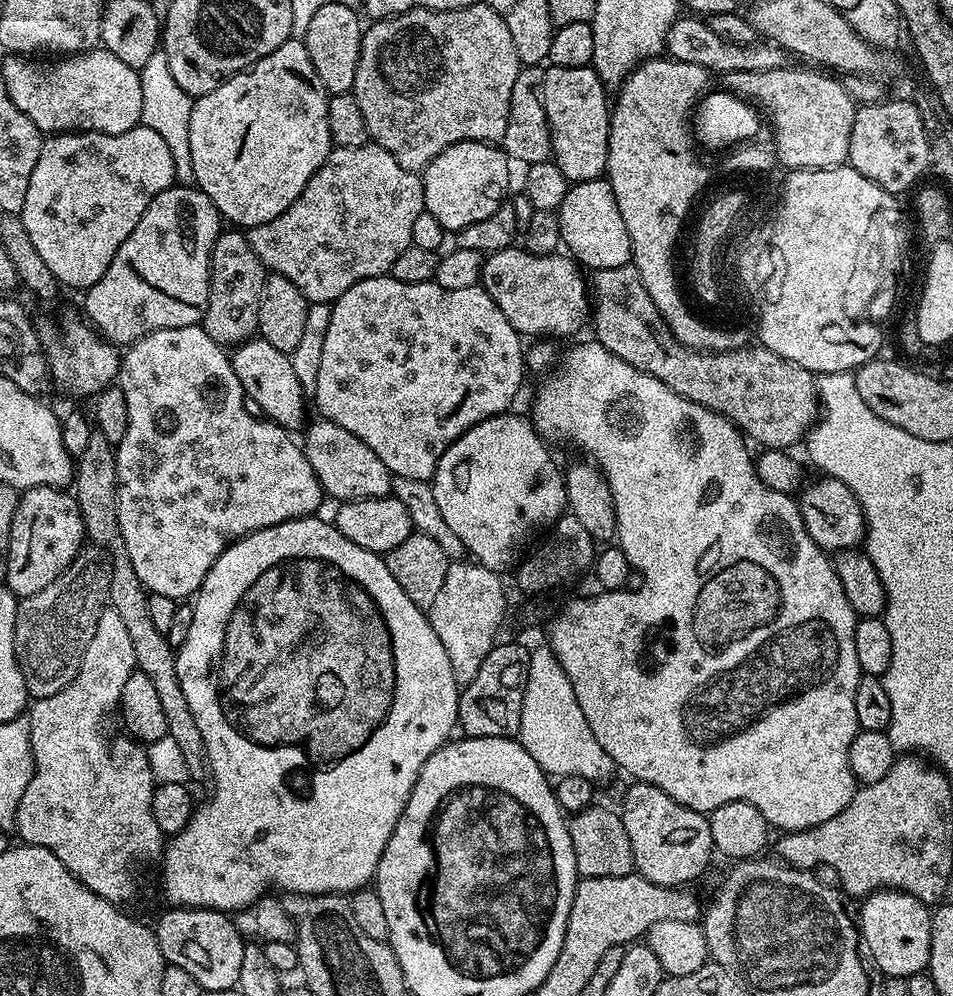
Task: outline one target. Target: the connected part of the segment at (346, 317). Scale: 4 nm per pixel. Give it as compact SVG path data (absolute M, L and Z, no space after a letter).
M389 274L366 278L350 286L350 290L346 290L346 294L332 301L331 306L330 326L326 329L326 343L322 346L322 366L318 366L318 382L314 393L316 404L320 407L319 415L323 419L342 426L342 430L350 430L354 438L362 438L362 442L366 442L366 446L370 446L370 450L374 450L374 454L382 458L382 462L393 477L401 476L431 481L442 454L446 454L450 445L478 422L491 416L507 413L511 409L508 407L515 402L516 395L519 394L520 387L524 384L525 341L520 333L514 330L514 326L506 322L506 314L498 310L494 298L490 298L490 294L486 294L479 286L466 290L448 290L434 282L418 282L417 284L398 282Z

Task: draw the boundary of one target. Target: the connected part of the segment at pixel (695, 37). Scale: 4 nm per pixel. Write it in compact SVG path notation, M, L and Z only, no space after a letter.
M692 14L681 15L670 26L666 52L678 62L694 62L694 66L707 68L709 73L723 74L738 70L778 70L785 67L786 53L778 44L757 42L754 44L735 44L726 38L718 38L707 19L697 18Z

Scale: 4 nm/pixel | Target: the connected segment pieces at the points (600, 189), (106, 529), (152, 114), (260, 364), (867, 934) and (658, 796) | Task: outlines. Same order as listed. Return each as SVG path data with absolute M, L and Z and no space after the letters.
M607 179L573 183L560 204L558 219L563 247L585 269L613 268L631 261L630 234L626 234L626 222L622 222L622 213L618 210L614 190L608 185Z
M92 431L86 450L74 464L74 495L76 505L82 514L84 535L87 543L97 544L112 555L112 568L108 572L107 603L122 618L126 631L130 634L130 643L134 648L137 669L150 678L155 693L158 694L162 714L165 715L167 736L174 738L182 749L182 758L186 758L189 777L205 775L206 749L202 742L202 733L198 730L198 722L194 722L194 714L190 714L190 702L186 702L186 694L182 694L182 686L178 682L176 669L176 652L168 645L168 637L154 626L150 619L149 593L142 586L138 574L134 574L134 566L126 554L124 539L118 526L118 502L116 501L116 453L114 446L102 438L98 431Z
M163 50L152 52L150 58L146 58L146 64L138 71L142 88L140 124L162 137L162 142L166 142L174 158L176 180L181 185L191 185L196 179L194 166L190 162L190 114L194 103L193 97L188 96L178 86L178 82L174 82L174 76L170 74L170 64L166 62Z
M253 338L239 345L231 353L230 359L234 366L234 374L238 374L238 382L242 386L244 395L254 398L258 406L262 406L267 419L280 428L289 430L305 427L304 399L306 399L306 393L302 382L298 382L298 377L294 374L292 357L289 353L274 350L270 342Z
M881 890L873 892L863 901L858 911L858 927L862 937L863 947L867 955L872 955L871 963L884 971L885 977L909 977L925 971L928 967L930 950L930 926L932 912L929 905L921 902L905 892Z
M632 782L629 785L622 817L630 838L635 871L655 884L691 885L688 883L698 879L714 857L708 816L690 810L690 806L682 806L682 802L674 802L670 794L653 784Z

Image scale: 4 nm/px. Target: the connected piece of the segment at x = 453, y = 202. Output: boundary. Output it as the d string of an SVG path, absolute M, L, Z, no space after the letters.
M463 140L452 146L446 146L440 154L428 164L422 173L424 181L424 210L434 214L438 222L449 233L461 232L470 222L482 222L482 218L494 214L500 204L505 203L508 192L508 167L510 161L495 143L483 140Z

